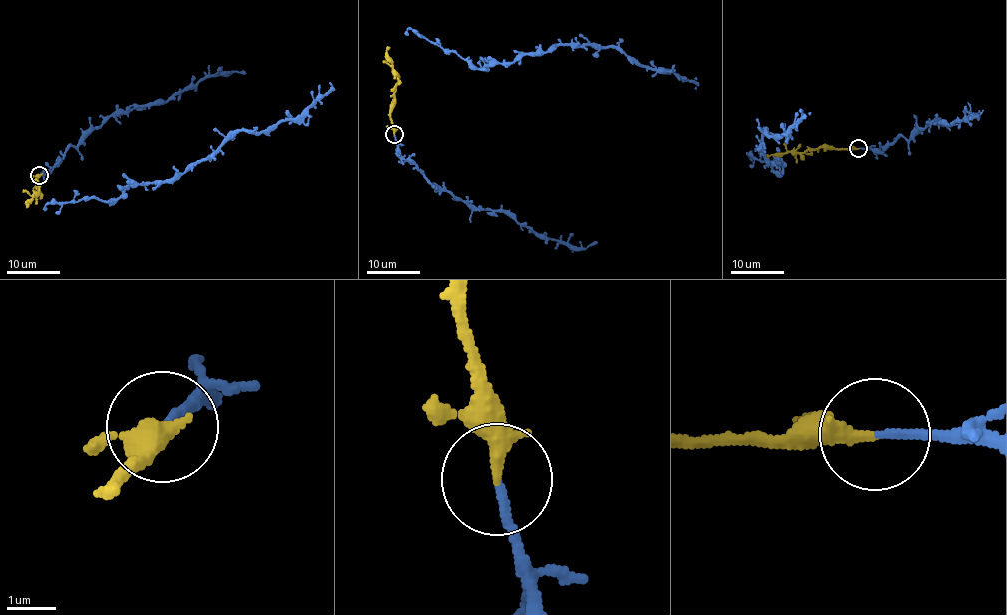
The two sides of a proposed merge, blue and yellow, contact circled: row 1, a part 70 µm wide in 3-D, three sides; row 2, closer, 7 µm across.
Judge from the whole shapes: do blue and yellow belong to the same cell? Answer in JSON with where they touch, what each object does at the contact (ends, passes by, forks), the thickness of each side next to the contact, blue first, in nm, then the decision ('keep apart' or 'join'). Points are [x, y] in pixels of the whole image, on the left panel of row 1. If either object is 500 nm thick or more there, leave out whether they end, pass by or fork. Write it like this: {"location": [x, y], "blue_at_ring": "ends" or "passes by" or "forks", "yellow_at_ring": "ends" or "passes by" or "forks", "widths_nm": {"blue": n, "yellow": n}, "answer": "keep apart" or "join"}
{"location": [39, 175], "blue_at_ring": "ends", "yellow_at_ring": "ends", "widths_nm": {"blue": 150, "yellow": 320}, "answer": "join"}

